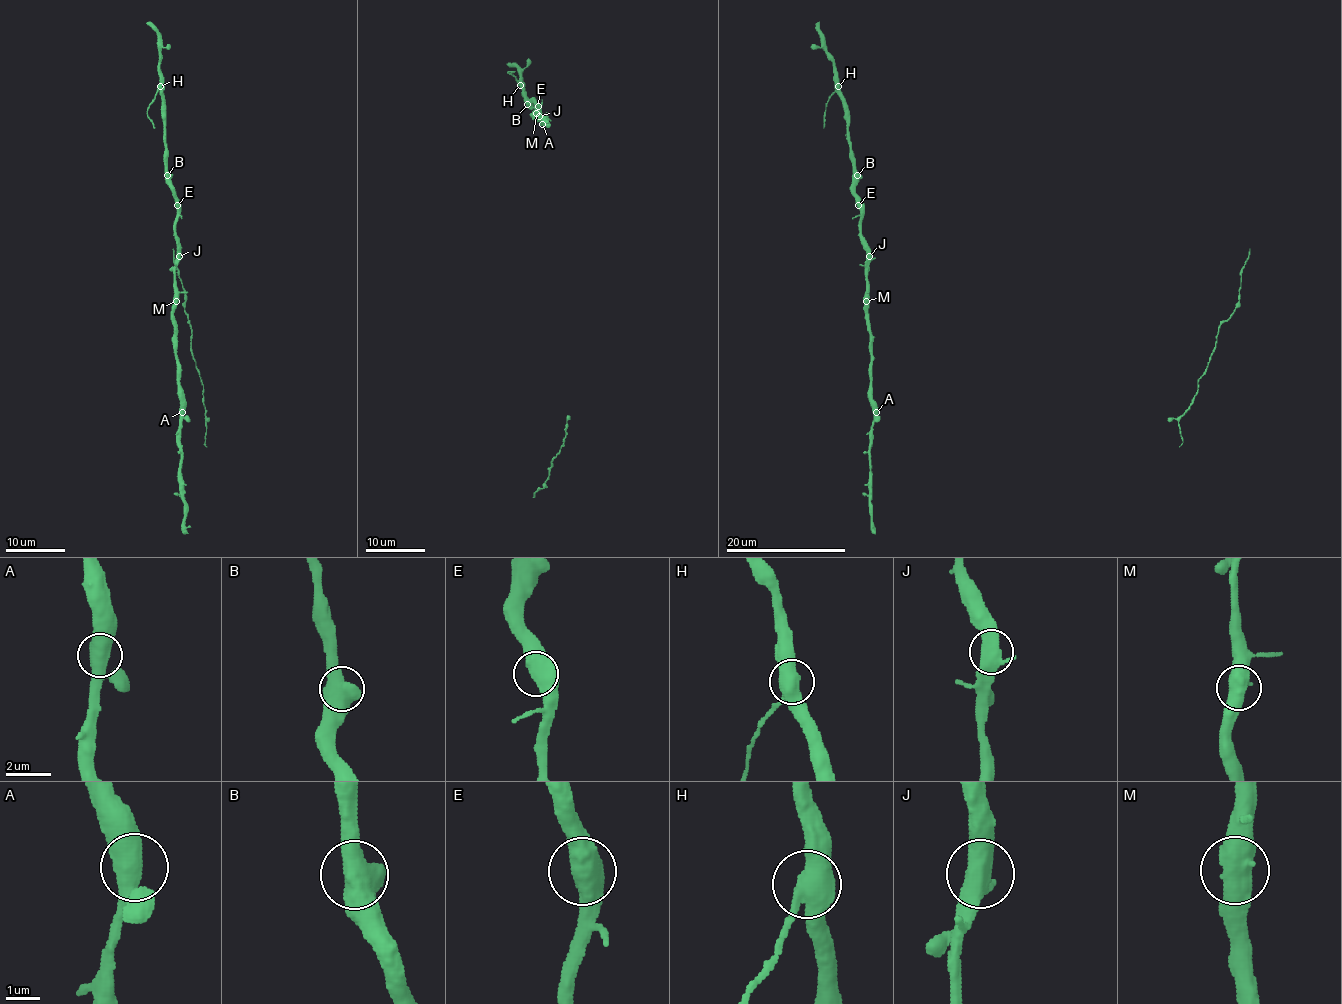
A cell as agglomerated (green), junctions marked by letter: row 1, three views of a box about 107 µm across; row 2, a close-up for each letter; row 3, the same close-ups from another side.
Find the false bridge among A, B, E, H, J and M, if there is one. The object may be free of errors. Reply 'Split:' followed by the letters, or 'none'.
Split: H

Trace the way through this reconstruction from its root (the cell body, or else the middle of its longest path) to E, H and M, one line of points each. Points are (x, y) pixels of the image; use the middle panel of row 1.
E: (550, 127), (533, 115), (538, 115), (538, 106)
H: (550, 127), (533, 115), (538, 115), (538, 107), (526, 98), (520, 85)
M: (550, 127), (533, 115), (536, 113)

